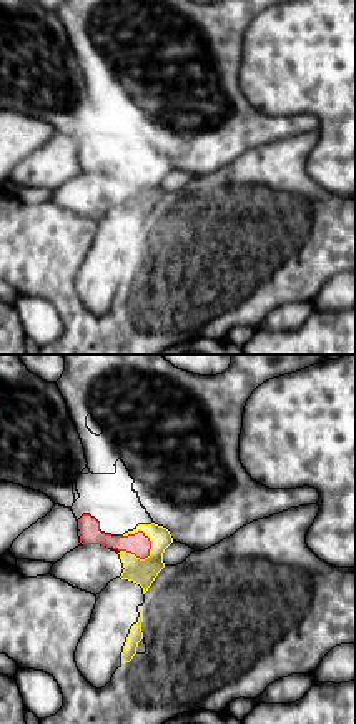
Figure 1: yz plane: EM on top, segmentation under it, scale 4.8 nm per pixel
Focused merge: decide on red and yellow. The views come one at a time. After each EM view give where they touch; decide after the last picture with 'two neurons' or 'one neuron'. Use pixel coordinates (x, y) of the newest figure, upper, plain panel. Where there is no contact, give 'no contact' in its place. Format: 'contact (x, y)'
contact (140, 185)

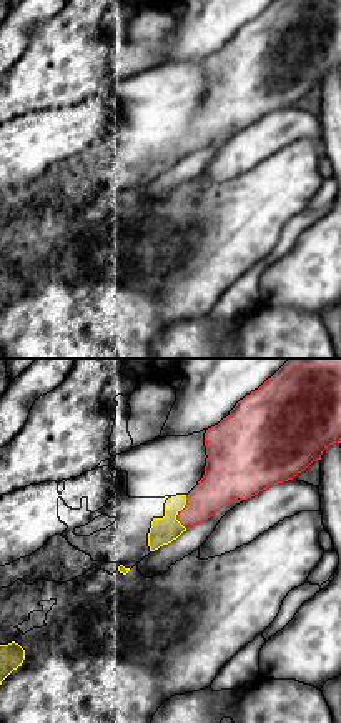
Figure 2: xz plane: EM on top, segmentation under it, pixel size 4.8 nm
contact (180, 139)

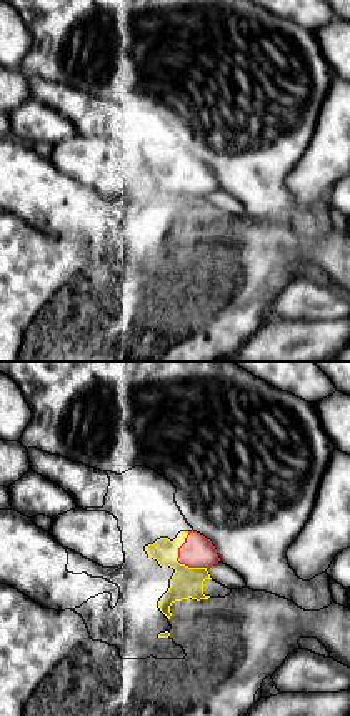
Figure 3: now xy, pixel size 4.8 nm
contact (177, 187)

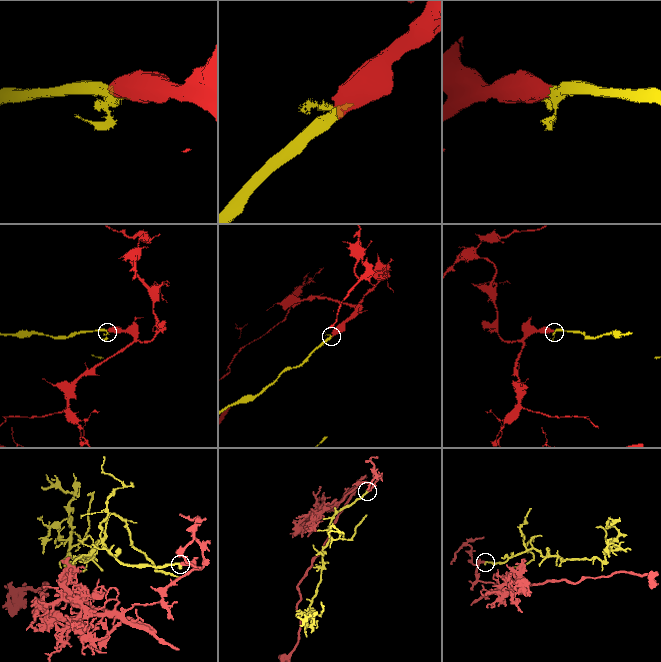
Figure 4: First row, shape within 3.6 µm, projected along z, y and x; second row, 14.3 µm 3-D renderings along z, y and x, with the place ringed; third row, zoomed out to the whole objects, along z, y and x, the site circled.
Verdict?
two neurons

